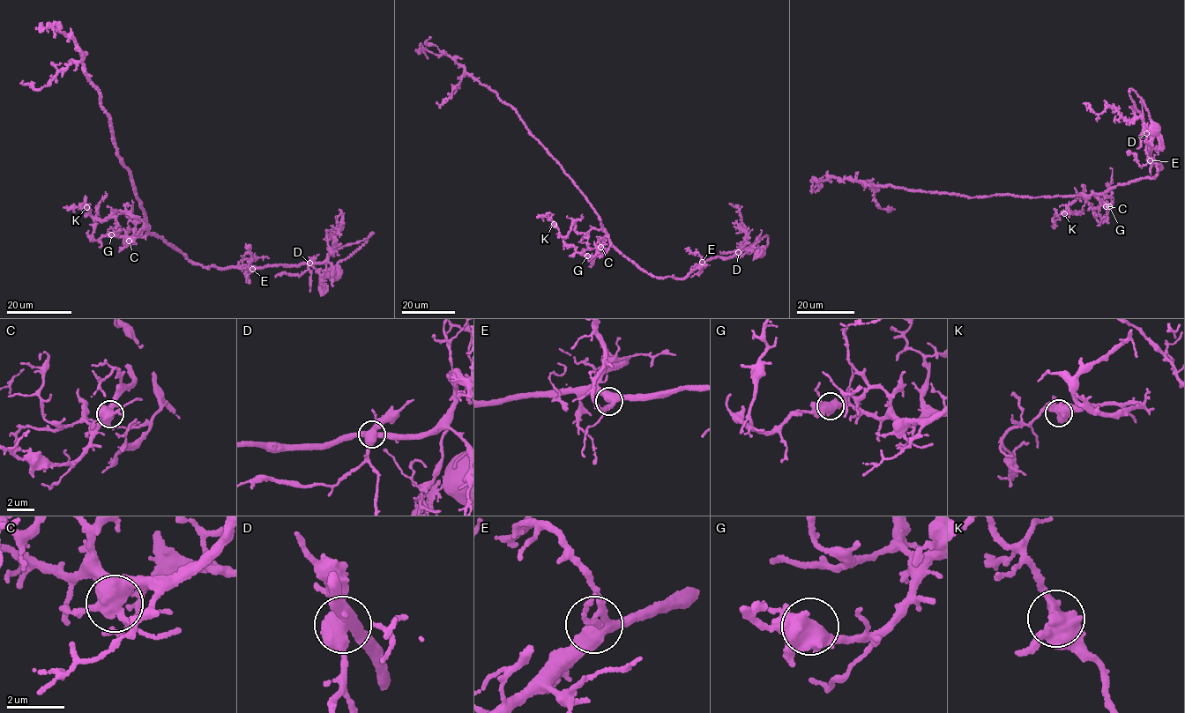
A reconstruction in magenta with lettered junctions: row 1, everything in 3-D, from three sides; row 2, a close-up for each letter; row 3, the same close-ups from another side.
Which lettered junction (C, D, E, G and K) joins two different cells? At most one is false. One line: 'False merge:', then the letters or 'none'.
False merge: D

